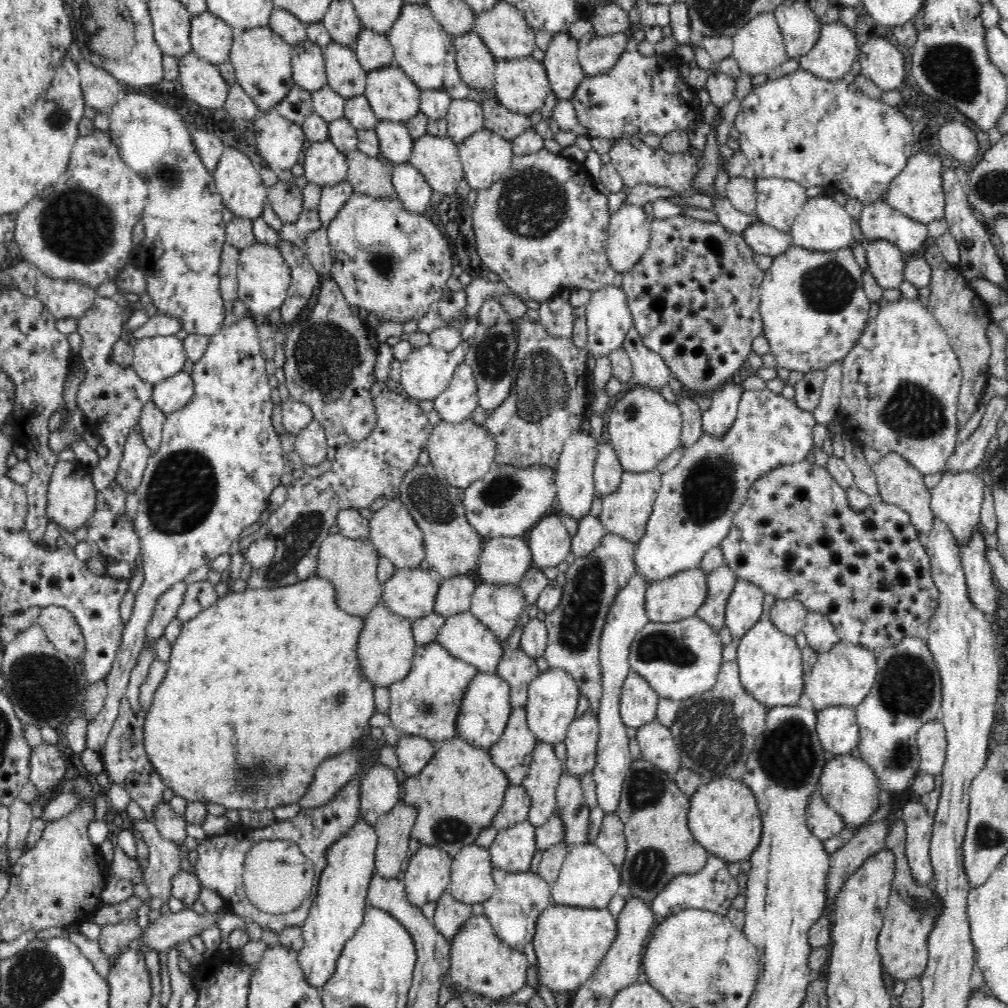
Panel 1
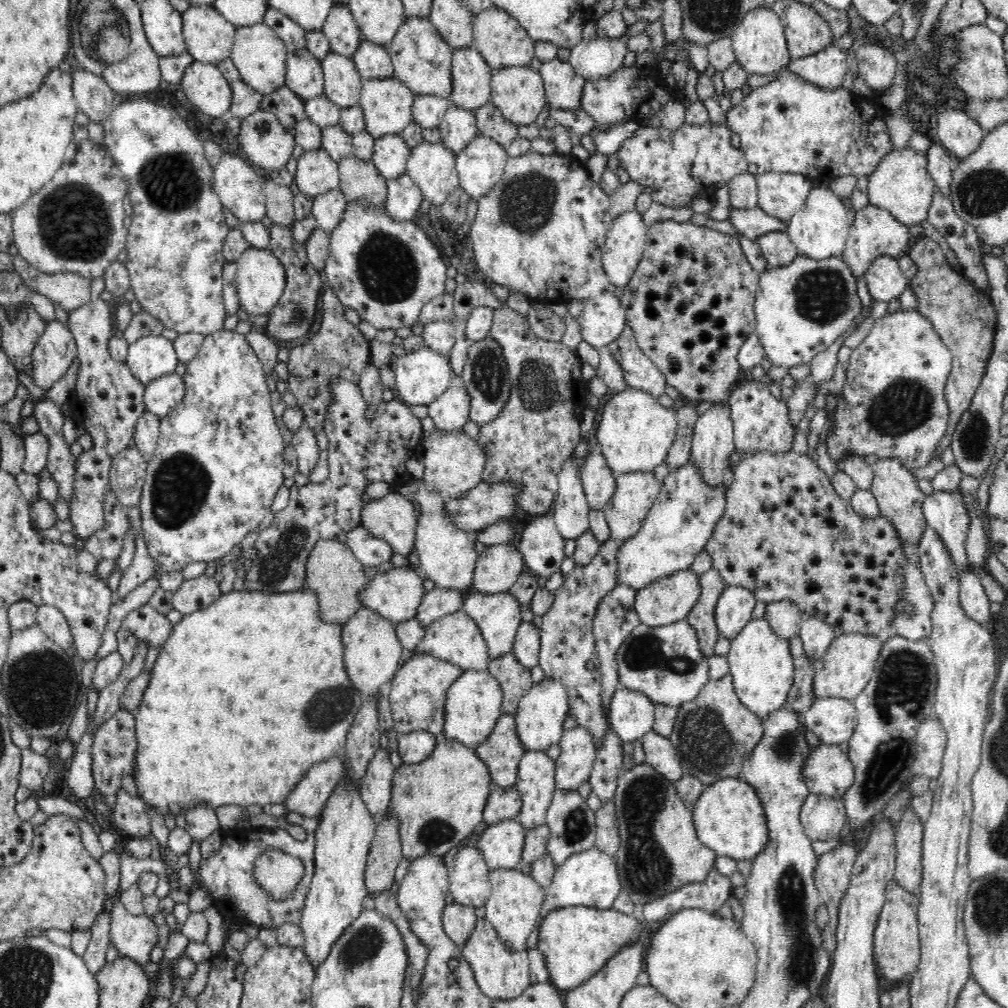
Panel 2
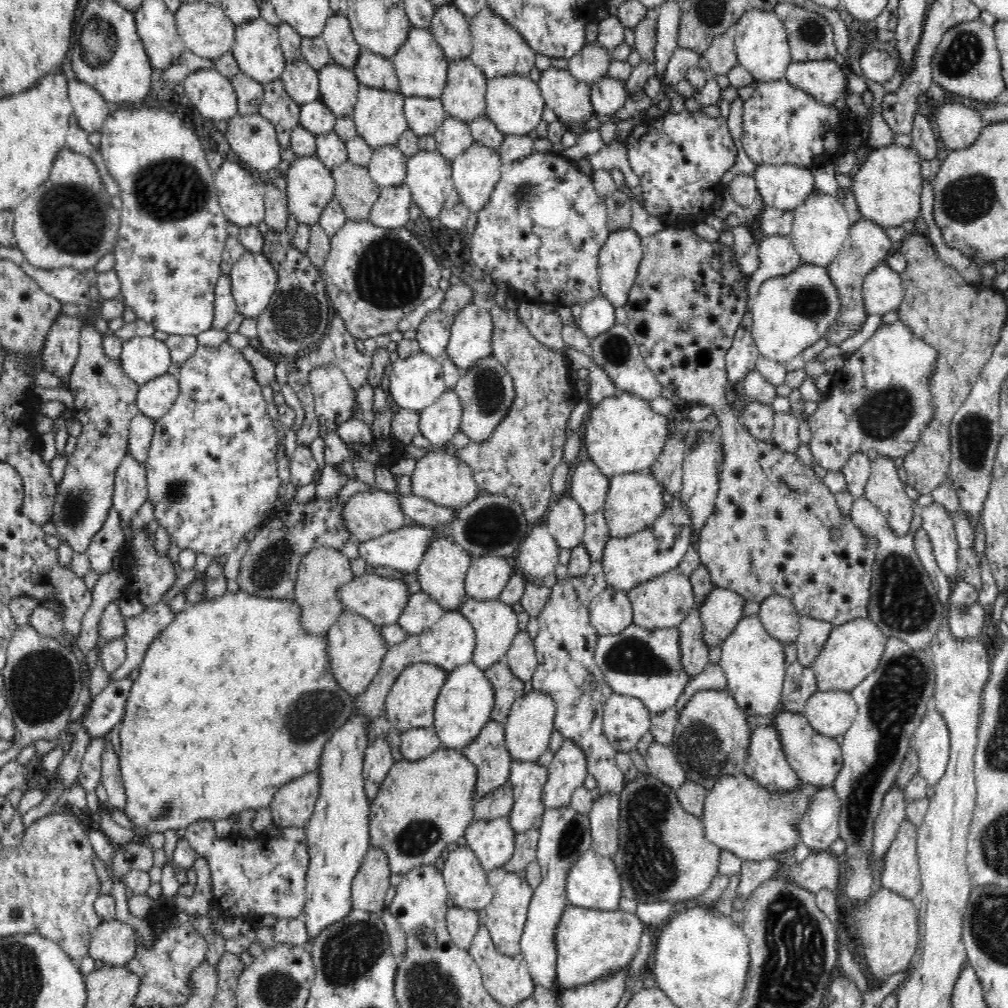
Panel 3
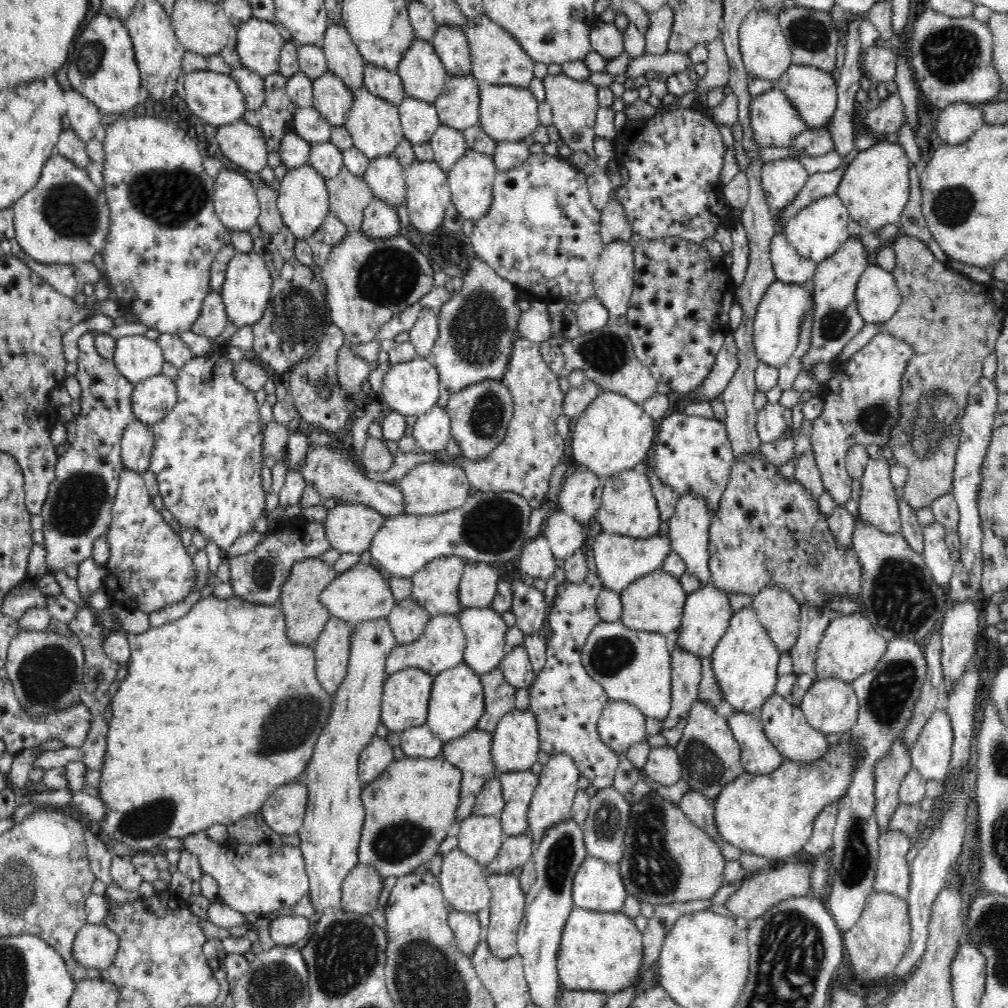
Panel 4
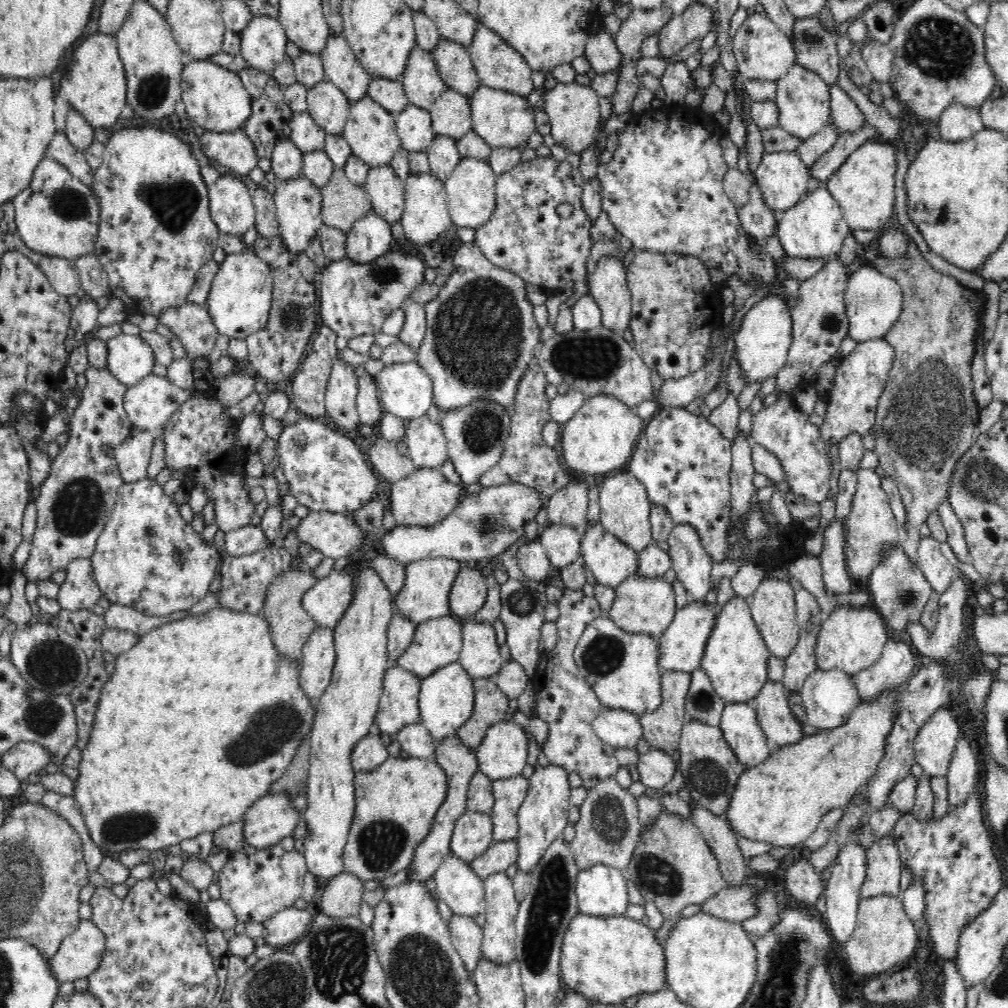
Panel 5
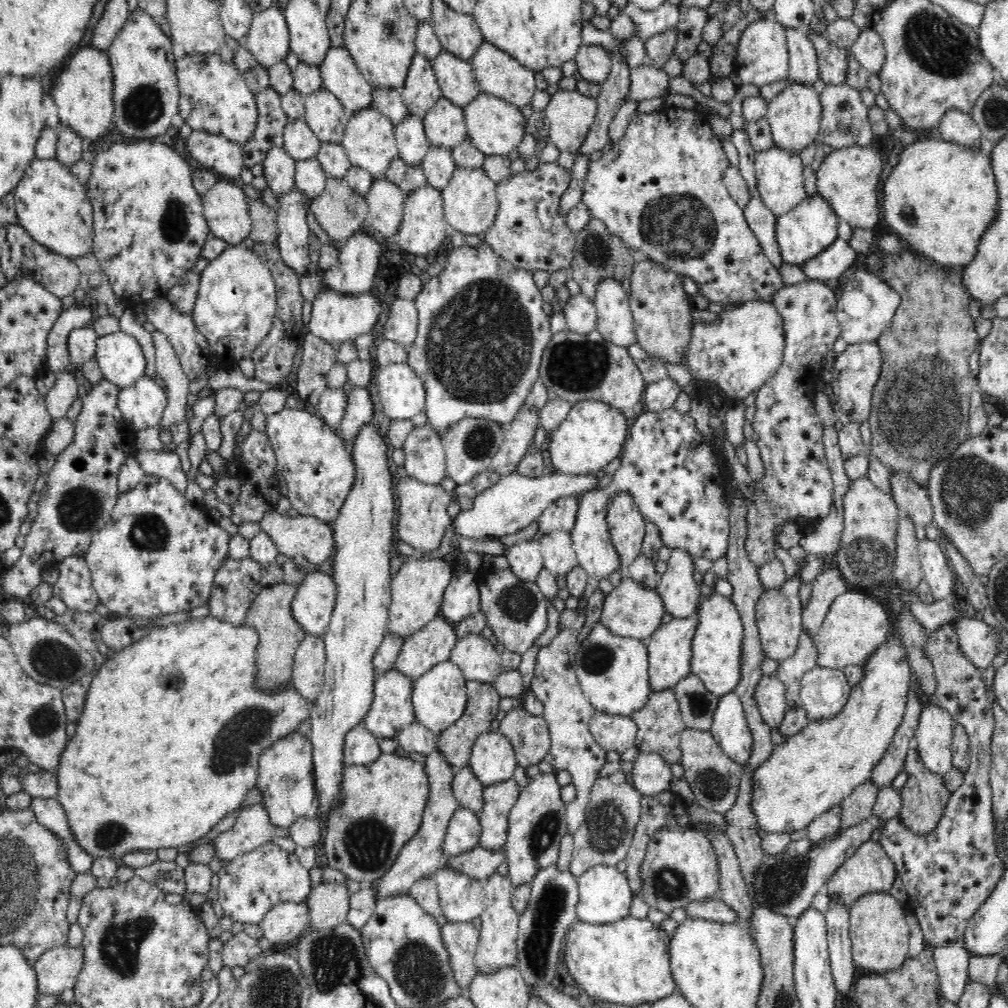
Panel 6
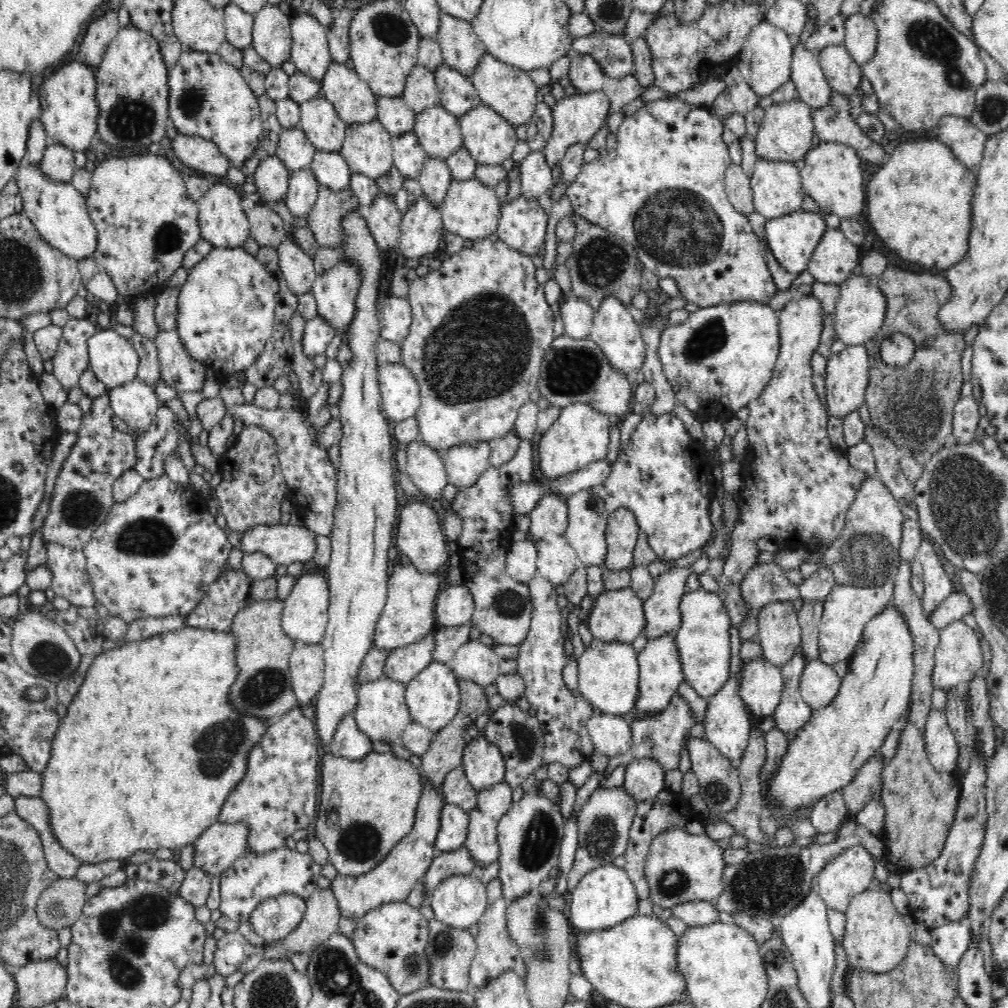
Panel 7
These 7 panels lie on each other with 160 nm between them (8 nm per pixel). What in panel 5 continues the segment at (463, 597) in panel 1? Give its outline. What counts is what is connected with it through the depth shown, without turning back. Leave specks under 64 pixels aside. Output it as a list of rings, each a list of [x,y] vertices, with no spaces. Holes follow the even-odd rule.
[[[394,612],[387,628],[387,648],[390,664],[396,664],[397,659],[413,642],[416,625],[408,621],[408,616]]]

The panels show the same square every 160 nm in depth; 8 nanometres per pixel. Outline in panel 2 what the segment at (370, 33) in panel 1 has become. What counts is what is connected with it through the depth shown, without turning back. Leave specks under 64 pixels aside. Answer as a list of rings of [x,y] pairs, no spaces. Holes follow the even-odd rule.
[[[361,40],[360,46],[351,60],[363,81],[384,80],[384,78],[390,78],[394,74],[393,63],[387,48],[374,42]]]

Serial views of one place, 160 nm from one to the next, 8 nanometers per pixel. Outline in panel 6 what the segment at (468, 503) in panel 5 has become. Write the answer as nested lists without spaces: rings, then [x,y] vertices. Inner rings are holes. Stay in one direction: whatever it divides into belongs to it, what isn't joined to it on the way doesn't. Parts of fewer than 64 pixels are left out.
[[[518,471],[501,476],[497,483],[477,494],[470,510],[460,512],[454,518],[454,533],[457,537],[476,540],[499,540],[507,534],[520,532],[537,521],[546,507],[560,497],[581,496],[598,484],[593,474],[566,475],[558,472],[545,473],[539,477],[527,477]]]

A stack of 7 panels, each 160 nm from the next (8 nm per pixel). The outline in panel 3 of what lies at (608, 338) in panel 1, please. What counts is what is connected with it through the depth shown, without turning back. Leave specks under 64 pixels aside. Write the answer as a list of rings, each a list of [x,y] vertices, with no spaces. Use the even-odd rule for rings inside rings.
[[[601,294],[582,305],[578,325],[590,341],[606,333],[616,324],[614,305]]]

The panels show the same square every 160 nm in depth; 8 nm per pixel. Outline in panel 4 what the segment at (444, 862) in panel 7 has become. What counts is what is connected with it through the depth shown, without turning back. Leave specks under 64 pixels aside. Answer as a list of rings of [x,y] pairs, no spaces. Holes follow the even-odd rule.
[[[530,832],[524,834],[504,837],[499,854],[484,866],[485,874],[511,873],[514,868],[520,868],[532,858],[533,842]]]

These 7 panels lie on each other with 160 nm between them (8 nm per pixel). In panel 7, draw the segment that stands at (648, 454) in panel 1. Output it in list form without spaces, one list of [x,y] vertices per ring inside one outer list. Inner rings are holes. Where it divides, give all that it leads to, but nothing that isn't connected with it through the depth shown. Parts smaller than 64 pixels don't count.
[[[575,402],[565,406],[560,410],[556,422],[549,426],[538,442],[540,472],[546,479],[555,479],[576,472],[590,462],[606,458],[610,444],[610,426],[618,421],[586,403]]]

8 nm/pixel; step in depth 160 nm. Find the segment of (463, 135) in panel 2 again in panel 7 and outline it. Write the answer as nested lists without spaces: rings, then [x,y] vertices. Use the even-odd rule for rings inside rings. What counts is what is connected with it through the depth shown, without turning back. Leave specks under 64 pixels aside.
[[[427,157],[417,179],[422,188],[422,196],[439,208],[453,182],[450,168],[444,159]]]

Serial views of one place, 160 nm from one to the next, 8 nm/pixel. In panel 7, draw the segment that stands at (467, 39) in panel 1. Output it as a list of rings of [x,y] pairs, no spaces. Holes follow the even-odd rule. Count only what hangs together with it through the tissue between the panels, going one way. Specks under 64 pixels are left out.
[[[440,104],[415,114],[412,131],[427,157],[446,160],[463,145],[459,118]]]

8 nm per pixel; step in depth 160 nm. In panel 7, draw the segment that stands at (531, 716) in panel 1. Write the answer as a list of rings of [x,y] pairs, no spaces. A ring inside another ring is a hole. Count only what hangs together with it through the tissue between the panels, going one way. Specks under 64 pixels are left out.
[[[486,737],[469,739],[462,754],[462,766],[468,781],[478,792],[504,782],[506,763],[498,746]]]

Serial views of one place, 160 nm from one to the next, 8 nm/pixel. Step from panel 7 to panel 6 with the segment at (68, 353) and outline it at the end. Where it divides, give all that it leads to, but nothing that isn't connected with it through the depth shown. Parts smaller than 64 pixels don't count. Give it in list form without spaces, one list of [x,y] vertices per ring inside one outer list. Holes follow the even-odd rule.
[[[82,326],[74,328],[68,334],[68,353],[70,353],[70,364],[66,370],[72,375],[75,374],[76,366],[82,368],[83,364],[95,356],[96,340],[99,336],[91,326]]]

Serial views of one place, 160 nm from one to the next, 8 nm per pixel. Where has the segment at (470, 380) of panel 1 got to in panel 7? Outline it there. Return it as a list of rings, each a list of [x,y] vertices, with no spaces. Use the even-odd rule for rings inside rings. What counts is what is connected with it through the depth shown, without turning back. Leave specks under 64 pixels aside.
[[[419,437],[409,442],[405,451],[405,472],[423,493],[422,499],[440,506],[442,490],[449,483],[440,452],[428,447]]]

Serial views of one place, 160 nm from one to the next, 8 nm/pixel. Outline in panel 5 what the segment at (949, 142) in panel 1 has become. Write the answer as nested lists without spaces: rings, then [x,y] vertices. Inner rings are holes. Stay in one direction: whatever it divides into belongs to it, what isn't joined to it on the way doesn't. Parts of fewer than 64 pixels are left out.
[[[952,104],[937,120],[939,133],[944,141],[960,142],[985,128],[976,108]]]

